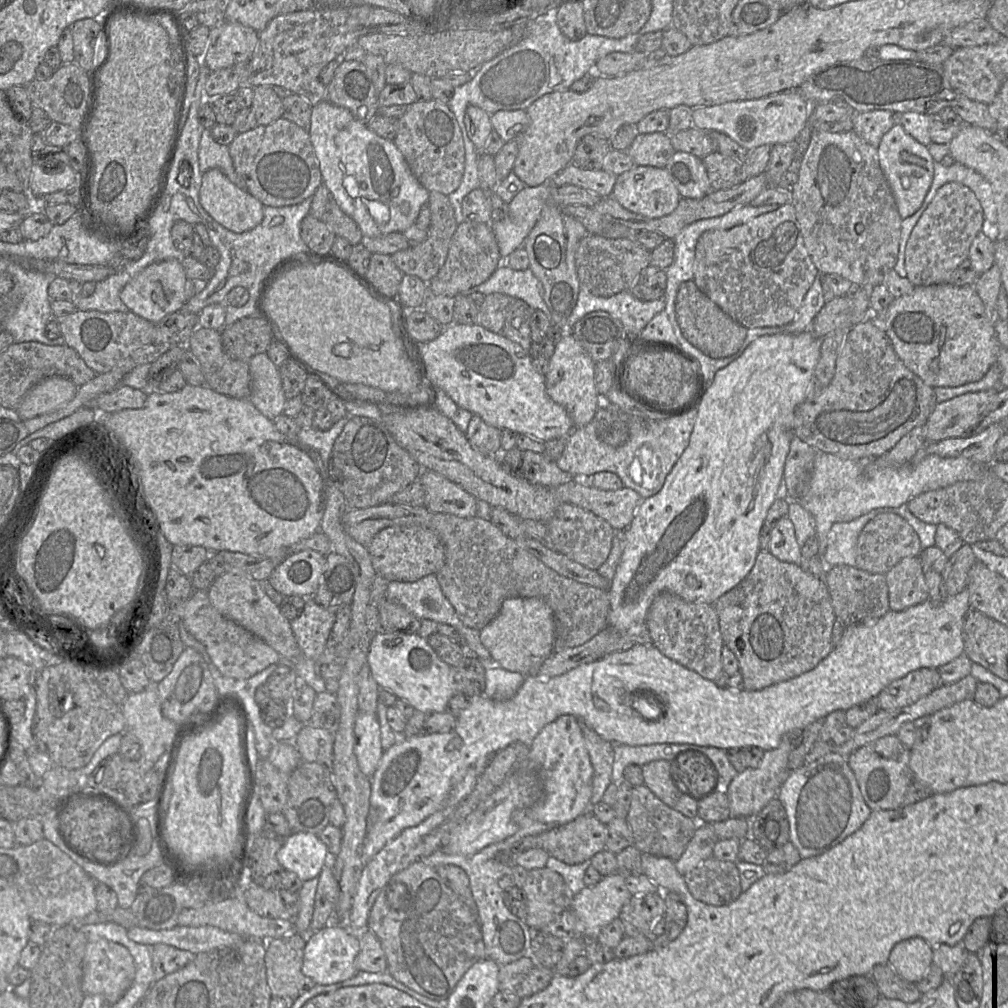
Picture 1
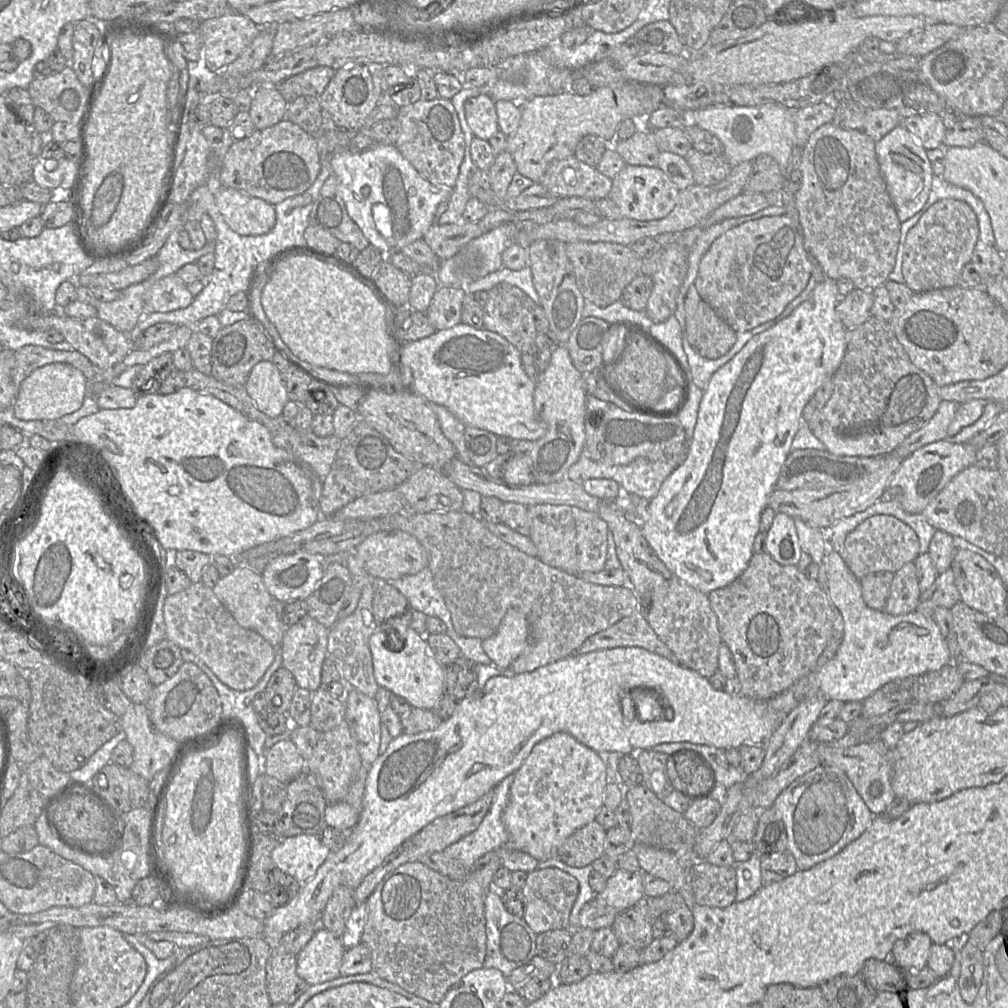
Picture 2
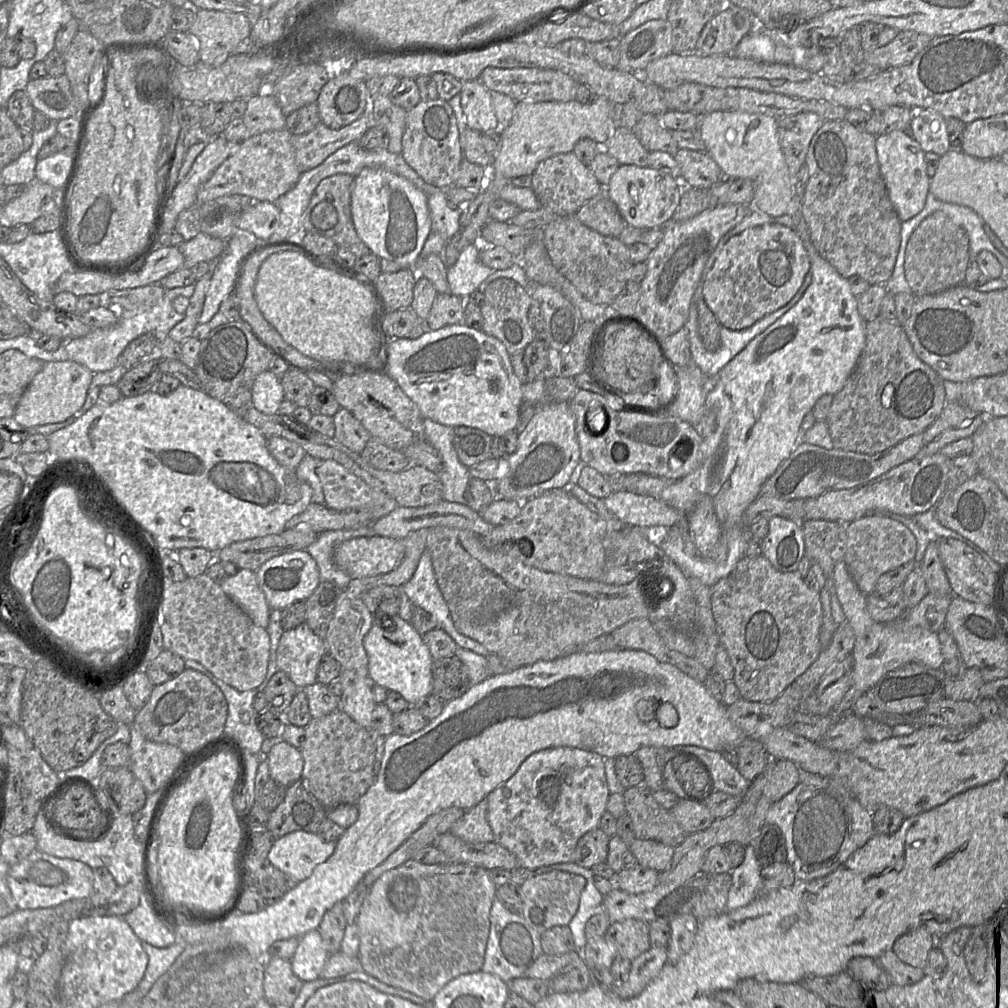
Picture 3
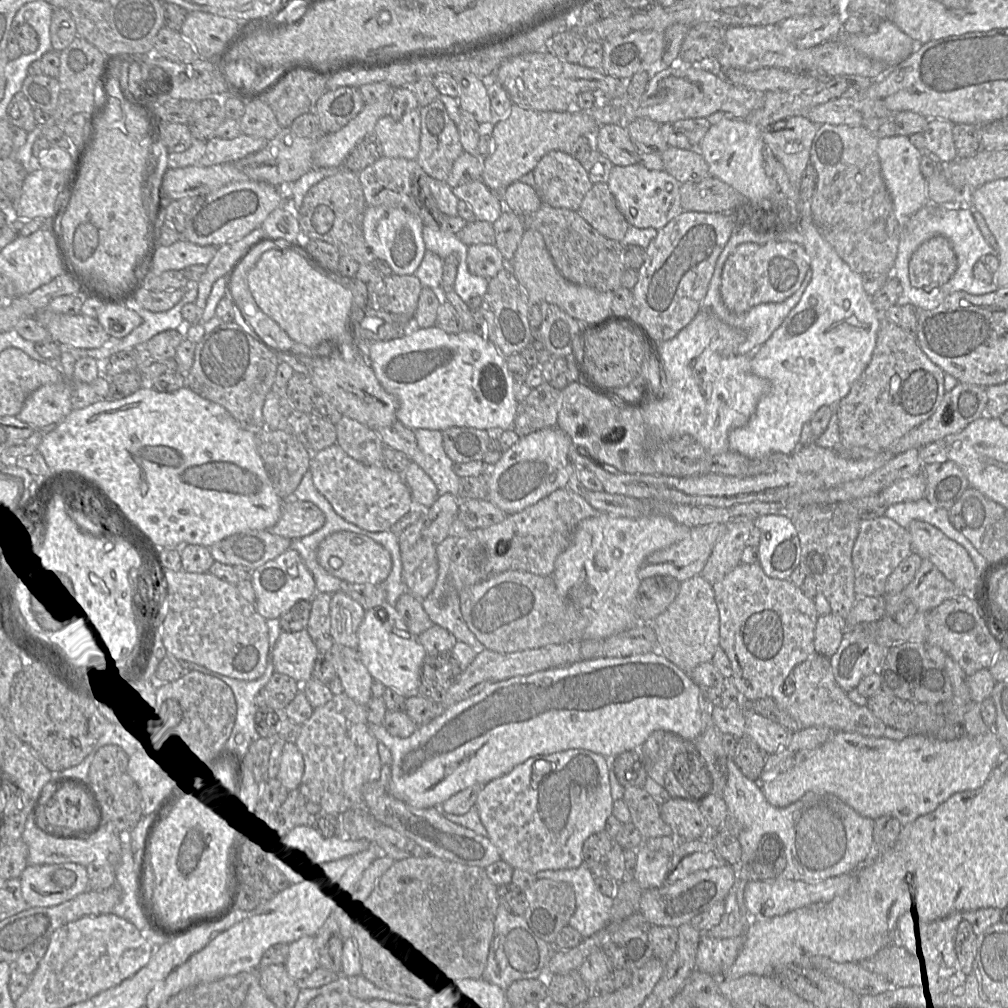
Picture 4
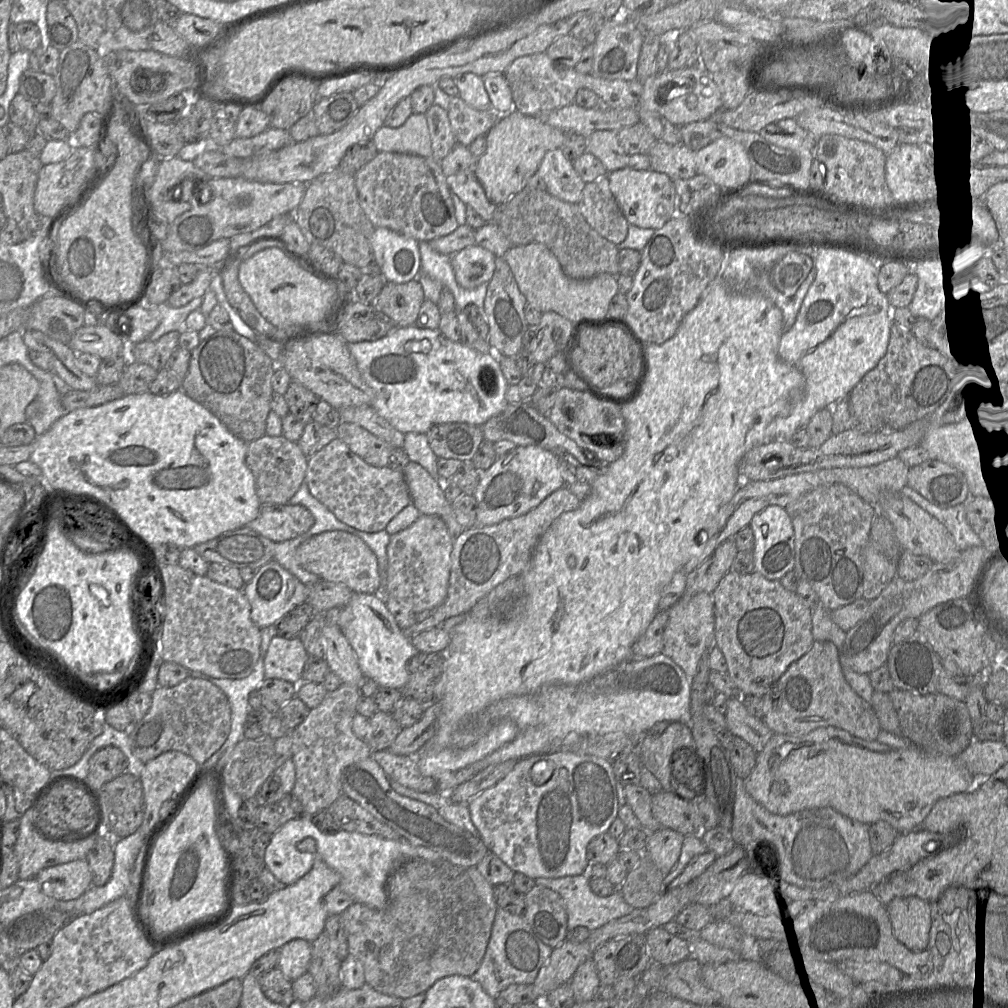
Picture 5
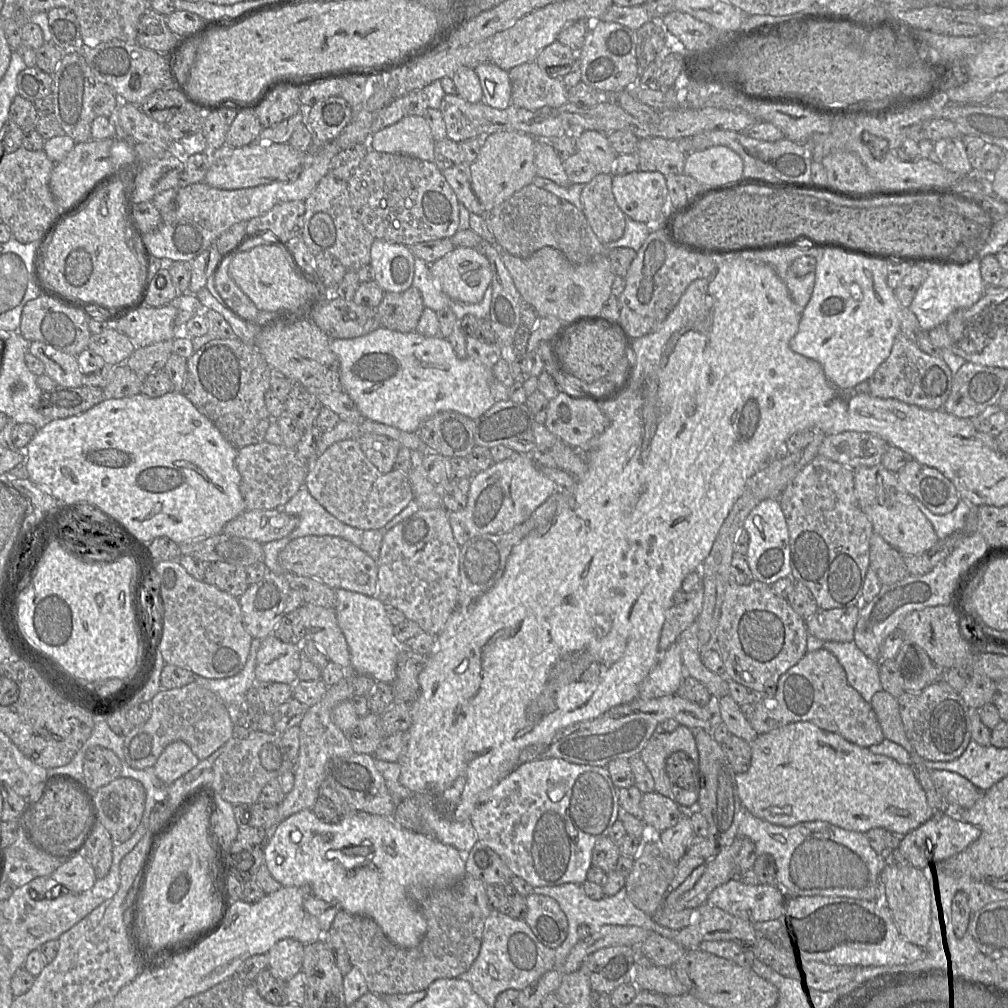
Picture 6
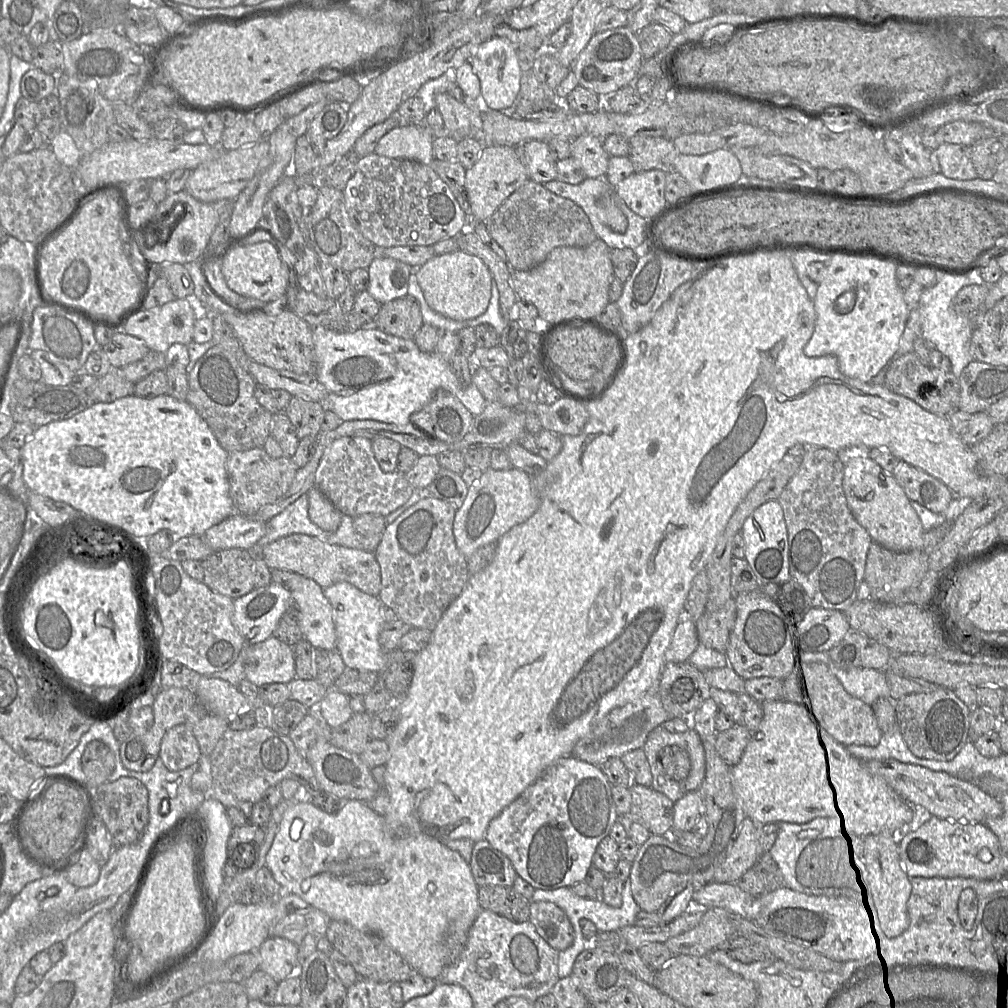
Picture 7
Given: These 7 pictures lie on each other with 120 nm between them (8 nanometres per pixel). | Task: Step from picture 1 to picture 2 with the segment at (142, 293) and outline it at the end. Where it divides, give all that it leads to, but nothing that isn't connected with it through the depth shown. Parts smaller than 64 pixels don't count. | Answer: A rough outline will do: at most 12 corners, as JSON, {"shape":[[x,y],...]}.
{"shape":[[176,275],[147,292],[145,313],[188,307],[193,296]]}

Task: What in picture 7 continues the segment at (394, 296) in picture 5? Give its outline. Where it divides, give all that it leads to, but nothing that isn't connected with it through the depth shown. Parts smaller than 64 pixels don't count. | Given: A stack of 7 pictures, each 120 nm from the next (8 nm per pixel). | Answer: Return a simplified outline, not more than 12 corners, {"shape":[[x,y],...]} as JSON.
{"shape":[[407,294],[381,304],[373,325],[414,340],[424,322],[418,300]]}

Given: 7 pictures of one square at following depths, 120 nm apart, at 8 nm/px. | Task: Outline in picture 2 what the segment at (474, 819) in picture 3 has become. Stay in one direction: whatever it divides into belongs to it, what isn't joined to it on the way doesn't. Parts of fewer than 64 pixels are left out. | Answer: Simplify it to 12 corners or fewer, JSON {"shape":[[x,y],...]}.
{"shape":[[514,777],[494,788],[478,828],[446,847],[471,870],[479,858],[510,841],[503,822]]}

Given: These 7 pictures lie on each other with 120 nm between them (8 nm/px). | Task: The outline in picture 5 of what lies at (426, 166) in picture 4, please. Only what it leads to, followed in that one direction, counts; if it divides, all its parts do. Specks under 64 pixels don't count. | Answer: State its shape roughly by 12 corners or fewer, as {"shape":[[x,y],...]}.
{"shape":[[447,111],[425,113],[431,158],[440,162],[457,143]]}

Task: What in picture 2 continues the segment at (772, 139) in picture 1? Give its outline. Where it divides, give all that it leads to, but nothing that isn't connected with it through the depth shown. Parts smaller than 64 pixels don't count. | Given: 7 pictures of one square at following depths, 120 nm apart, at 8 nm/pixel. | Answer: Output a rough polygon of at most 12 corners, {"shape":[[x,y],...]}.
{"shape":[[715,106],[693,124],[722,142],[732,167],[766,154],[787,177],[795,111]]}

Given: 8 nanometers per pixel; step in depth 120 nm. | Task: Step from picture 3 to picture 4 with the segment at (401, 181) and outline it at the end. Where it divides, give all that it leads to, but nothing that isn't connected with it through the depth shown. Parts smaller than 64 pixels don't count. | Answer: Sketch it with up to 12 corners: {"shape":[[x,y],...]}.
{"shape":[[366,205],[364,240],[396,275],[426,252],[418,216]]}

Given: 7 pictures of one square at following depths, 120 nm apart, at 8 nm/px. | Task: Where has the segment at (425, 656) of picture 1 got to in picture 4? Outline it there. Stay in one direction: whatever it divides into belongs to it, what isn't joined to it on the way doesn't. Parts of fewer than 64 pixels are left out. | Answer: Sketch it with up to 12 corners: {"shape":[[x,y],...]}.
{"shape":[[367,610],[357,649],[374,681],[418,696],[426,651],[401,617]]}

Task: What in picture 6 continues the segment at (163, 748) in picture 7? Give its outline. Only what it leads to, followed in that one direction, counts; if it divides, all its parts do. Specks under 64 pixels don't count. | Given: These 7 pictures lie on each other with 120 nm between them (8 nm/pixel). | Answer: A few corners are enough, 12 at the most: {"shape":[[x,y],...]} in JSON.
{"shape":[[183,741],[168,744],[155,775],[172,783],[199,763]]}

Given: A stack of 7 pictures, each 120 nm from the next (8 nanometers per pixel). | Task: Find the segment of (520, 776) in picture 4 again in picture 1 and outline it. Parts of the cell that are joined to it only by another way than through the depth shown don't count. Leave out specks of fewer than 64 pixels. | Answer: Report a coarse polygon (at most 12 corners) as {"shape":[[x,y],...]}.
{"shape":[[575,716],[543,727],[526,768],[529,818],[556,827],[590,812],[594,770]]}

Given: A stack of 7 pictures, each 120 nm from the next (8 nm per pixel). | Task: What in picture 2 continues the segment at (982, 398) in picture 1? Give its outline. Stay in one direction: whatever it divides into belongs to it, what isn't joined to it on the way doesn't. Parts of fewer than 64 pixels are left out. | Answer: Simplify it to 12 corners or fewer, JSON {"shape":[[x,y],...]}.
{"shape":[[942,400],[931,420],[891,454],[906,459],[946,438],[959,403]]}

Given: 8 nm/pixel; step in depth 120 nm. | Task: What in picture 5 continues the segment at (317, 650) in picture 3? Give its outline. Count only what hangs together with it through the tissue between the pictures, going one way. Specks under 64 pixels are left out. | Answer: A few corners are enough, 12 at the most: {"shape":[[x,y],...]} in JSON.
{"shape":[[275,635],[265,678],[302,681],[308,653],[300,637]]}

